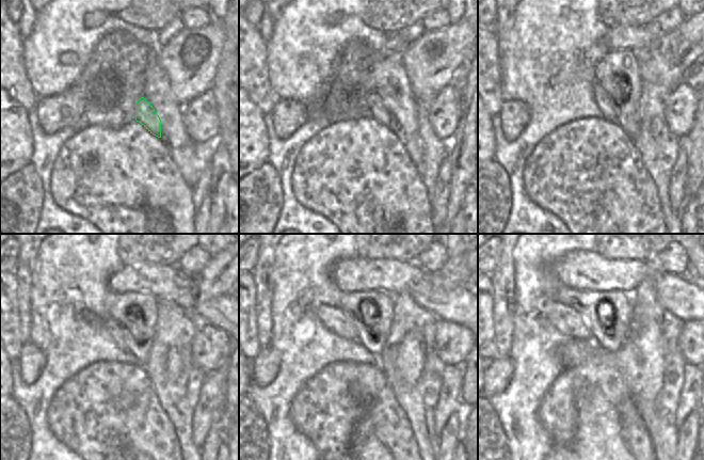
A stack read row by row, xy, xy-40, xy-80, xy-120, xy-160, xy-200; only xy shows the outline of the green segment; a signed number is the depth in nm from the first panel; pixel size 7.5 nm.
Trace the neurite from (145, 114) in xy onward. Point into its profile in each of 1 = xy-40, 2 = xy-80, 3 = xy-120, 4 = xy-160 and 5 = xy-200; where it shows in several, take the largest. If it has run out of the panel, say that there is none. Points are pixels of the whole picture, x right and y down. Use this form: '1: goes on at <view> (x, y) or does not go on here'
1: goes on at xy-40 (377, 110)
2: goes on at xy-80 (605, 104)
3: goes on at xy-120 (116, 330)
4: goes on at xy-160 (333, 319)
5: goes on at xy-200 (566, 320)

